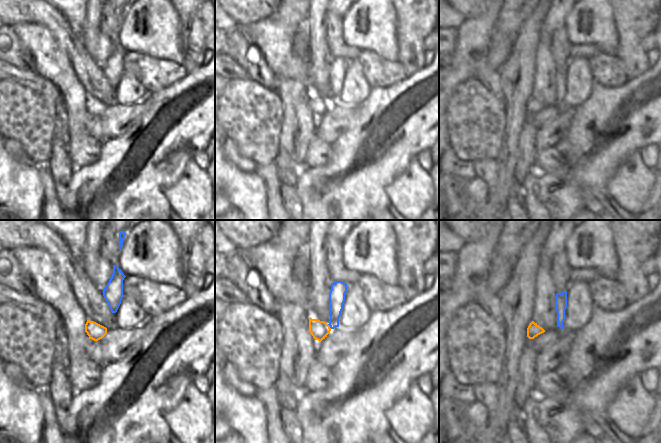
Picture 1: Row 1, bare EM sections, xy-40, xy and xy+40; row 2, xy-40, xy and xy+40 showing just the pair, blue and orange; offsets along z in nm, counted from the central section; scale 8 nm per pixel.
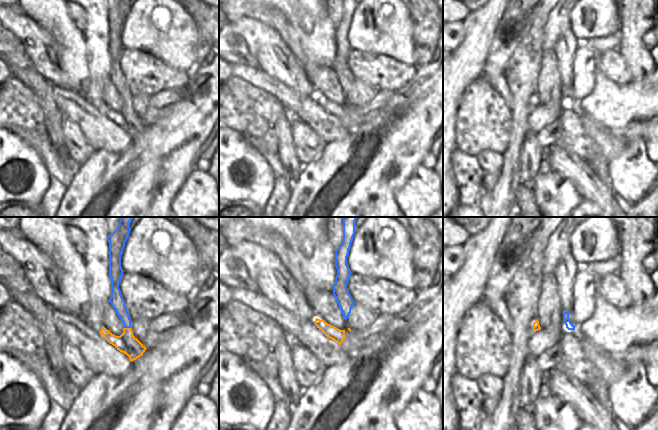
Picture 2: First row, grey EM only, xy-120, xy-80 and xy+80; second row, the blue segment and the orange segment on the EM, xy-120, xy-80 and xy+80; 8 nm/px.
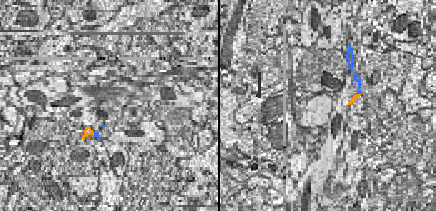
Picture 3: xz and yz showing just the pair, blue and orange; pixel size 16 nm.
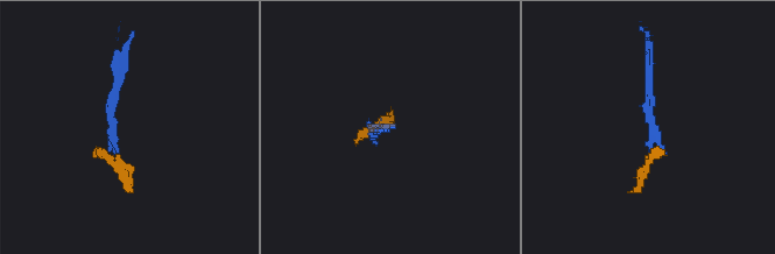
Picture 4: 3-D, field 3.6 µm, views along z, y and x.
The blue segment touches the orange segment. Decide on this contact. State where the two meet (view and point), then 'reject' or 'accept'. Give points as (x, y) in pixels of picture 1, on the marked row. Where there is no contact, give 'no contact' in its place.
contact xy (329, 325); reject

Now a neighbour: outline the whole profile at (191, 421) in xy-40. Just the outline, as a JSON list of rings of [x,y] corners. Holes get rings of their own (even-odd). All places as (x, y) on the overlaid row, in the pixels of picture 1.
[[[192,383],[165,420],[181,443],[201,443],[213,428],[213,410],[207,395],[200,393]]]

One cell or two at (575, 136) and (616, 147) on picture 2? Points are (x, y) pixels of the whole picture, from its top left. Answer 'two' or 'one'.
one

